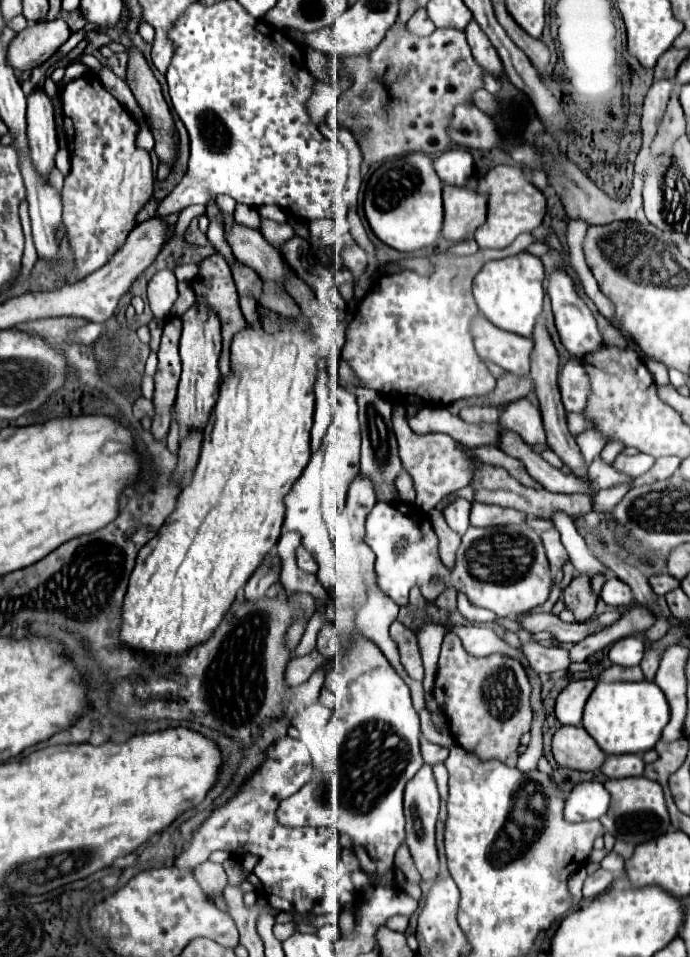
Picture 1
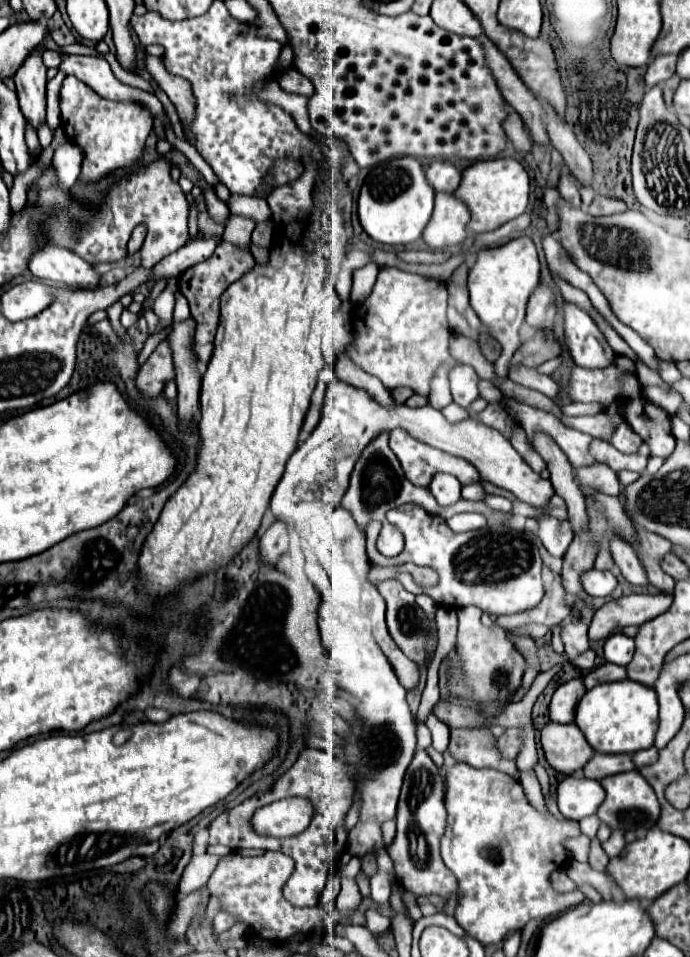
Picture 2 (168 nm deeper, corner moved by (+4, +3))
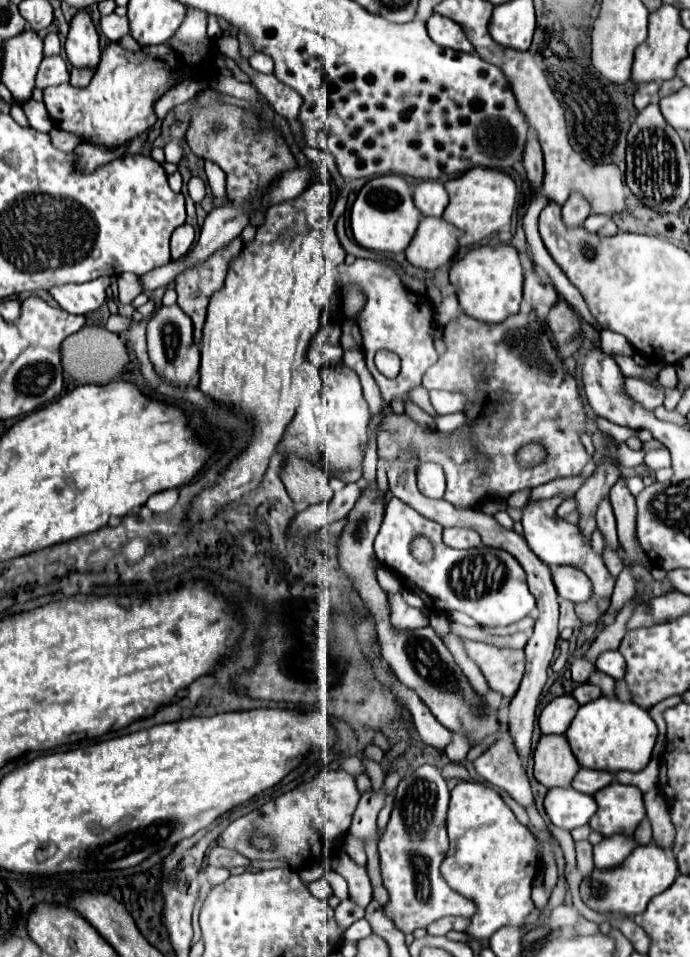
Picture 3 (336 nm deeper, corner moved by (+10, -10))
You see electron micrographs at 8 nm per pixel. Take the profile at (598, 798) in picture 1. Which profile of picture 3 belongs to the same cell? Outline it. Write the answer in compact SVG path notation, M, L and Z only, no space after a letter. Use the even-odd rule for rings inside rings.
M553 788L545 796L545 812L549 820L563 830L573 830L591 820L597 812L595 798L575 788Z

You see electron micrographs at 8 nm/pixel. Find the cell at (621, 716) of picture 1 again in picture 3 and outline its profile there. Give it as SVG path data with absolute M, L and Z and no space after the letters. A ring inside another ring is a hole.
M601 696L577 710L577 716L573 718L565 736L581 766L607 772L637 772L643 770L651 758L653 746L657 742L657 726L651 720L649 712L637 704Z

